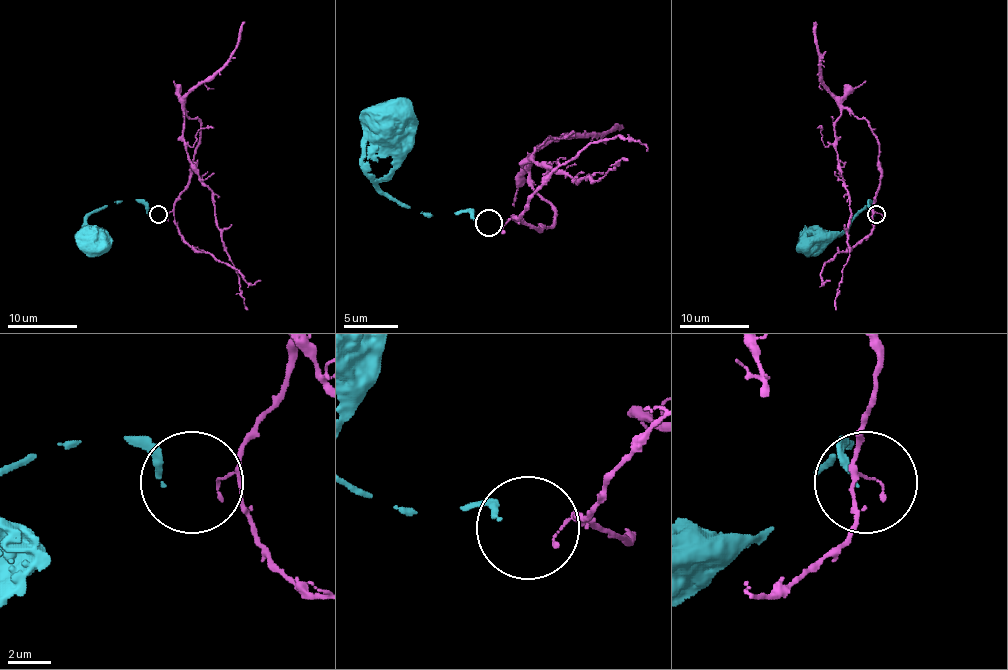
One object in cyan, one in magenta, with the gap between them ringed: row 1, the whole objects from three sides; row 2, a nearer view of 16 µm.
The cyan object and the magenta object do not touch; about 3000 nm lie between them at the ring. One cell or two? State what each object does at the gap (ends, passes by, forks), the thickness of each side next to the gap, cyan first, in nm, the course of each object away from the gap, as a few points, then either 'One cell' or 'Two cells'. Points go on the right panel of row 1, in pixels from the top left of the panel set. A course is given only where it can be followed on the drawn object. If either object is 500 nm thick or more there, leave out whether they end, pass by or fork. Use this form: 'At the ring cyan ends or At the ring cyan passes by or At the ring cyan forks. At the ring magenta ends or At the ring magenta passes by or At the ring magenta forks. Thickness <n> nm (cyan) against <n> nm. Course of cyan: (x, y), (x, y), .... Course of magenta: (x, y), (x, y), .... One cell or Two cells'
At the ring cyan ends. At the ring magenta ends. Thickness 170 nm (cyan) against 140 nm. Course of cyan: (873, 216), (871, 200), (842, 233), (816, 235), (810, 242). Course of magenta: (880, 214), (873, 209), (880, 181), (876, 138), (868, 122), (843, 108), (835, 145), (850, 223), (836, 310). Two cells

